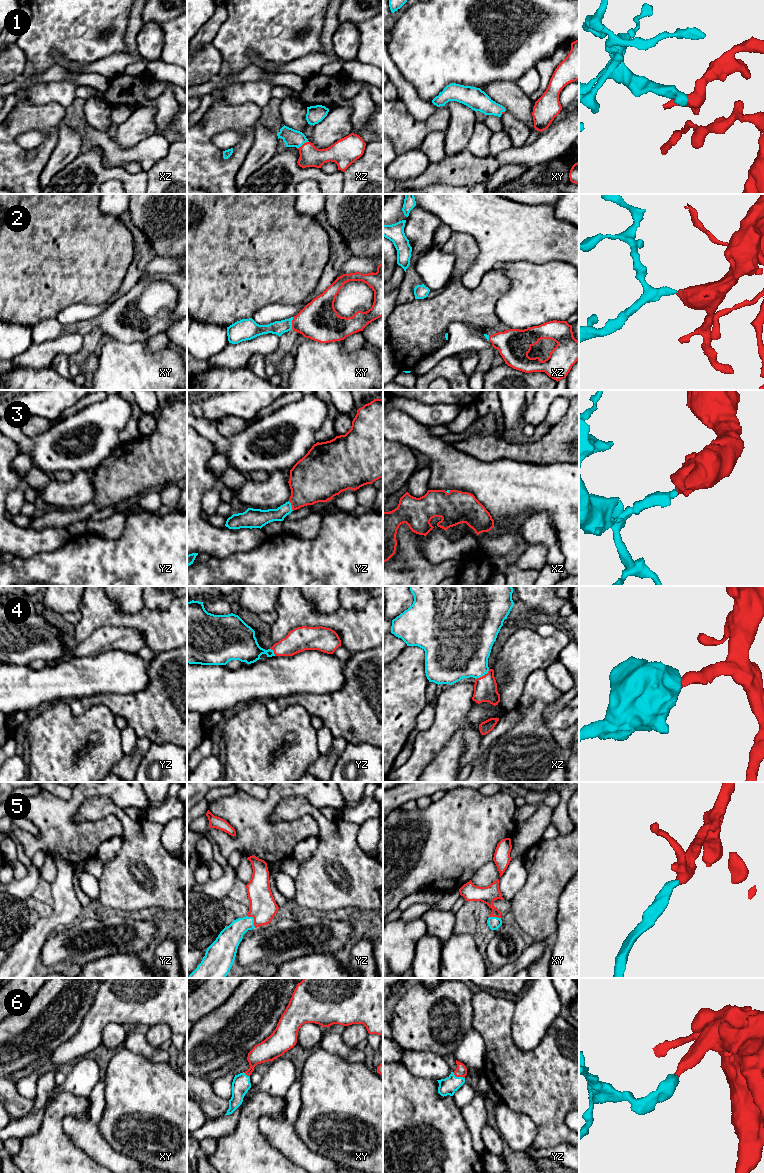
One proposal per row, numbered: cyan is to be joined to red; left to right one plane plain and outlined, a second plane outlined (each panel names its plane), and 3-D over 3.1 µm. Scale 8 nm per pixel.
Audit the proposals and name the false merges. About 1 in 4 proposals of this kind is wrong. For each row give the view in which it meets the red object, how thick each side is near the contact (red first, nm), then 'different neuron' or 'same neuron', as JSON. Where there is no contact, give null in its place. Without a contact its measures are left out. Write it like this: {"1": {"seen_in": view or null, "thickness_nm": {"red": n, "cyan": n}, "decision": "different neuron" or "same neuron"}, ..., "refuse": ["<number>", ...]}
{"1": {"seen_in": "xz", "thickness_nm": {"red": 170, "cyan": 140}, "decision": "same neuron"}, "2": {"seen_in": "xy", "thickness_nm": {"red": 320, "cyan": 110}, "decision": "same neuron"}, "3": {"seen_in": "yz", "thickness_nm": {"red": 360, "cyan": 120}, "decision": "same neuron"}, "4": {"seen_in": "xz", "thickness_nm": {"red": 190, "cyan": 420}, "decision": "same neuron"}, "5": {"seen_in": "yz", "thickness_nm": {"red": 220, "cyan": 180}, "decision": "same neuron"}, "6": {"seen_in": "yz", "thickness_nm": {"red": 100, "cyan": 140}, "decision": "same neuron"}, "refuse": []}

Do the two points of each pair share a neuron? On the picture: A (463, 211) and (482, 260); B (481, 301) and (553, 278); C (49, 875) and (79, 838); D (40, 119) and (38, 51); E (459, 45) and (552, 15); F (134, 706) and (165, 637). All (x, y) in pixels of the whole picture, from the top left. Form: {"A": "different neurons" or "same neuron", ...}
{"A": "same neuron", "B": "different neurons", "C": "different neurons", "D": "different neurons", "E": "same neuron", "F": "different neurons"}

